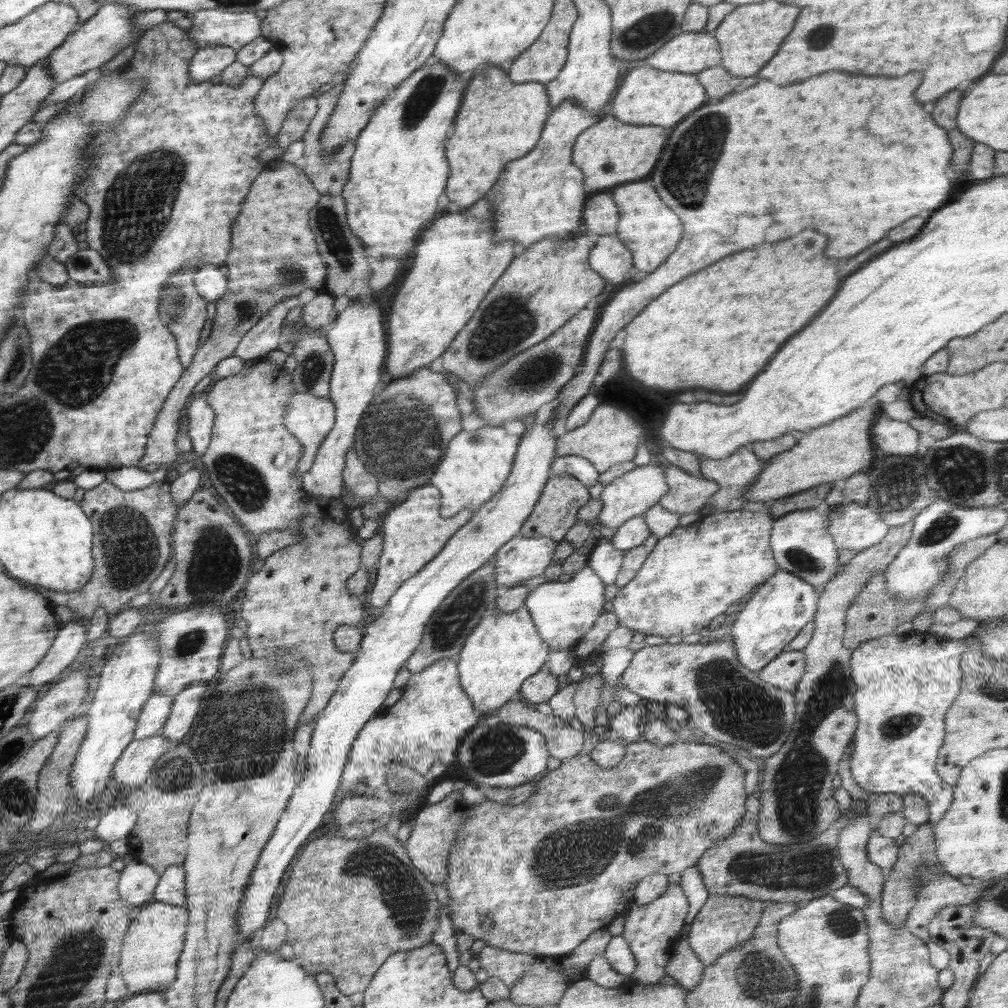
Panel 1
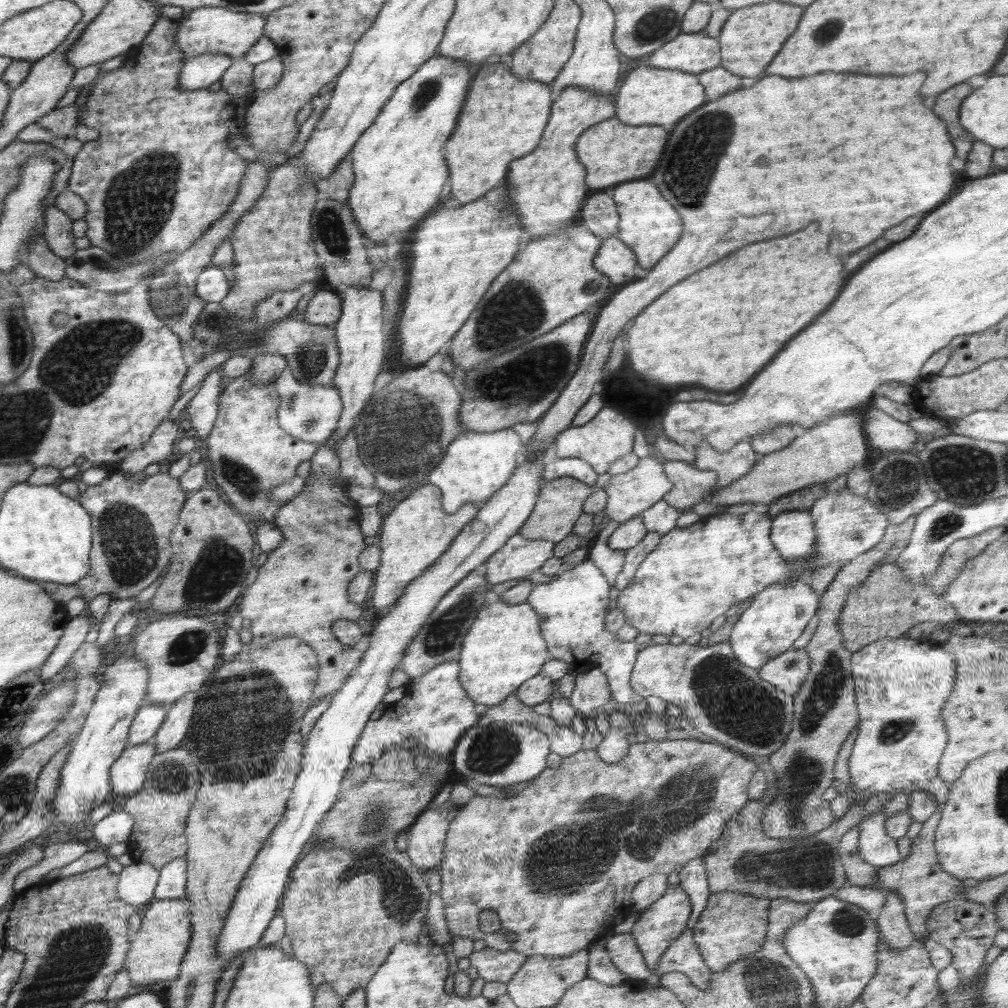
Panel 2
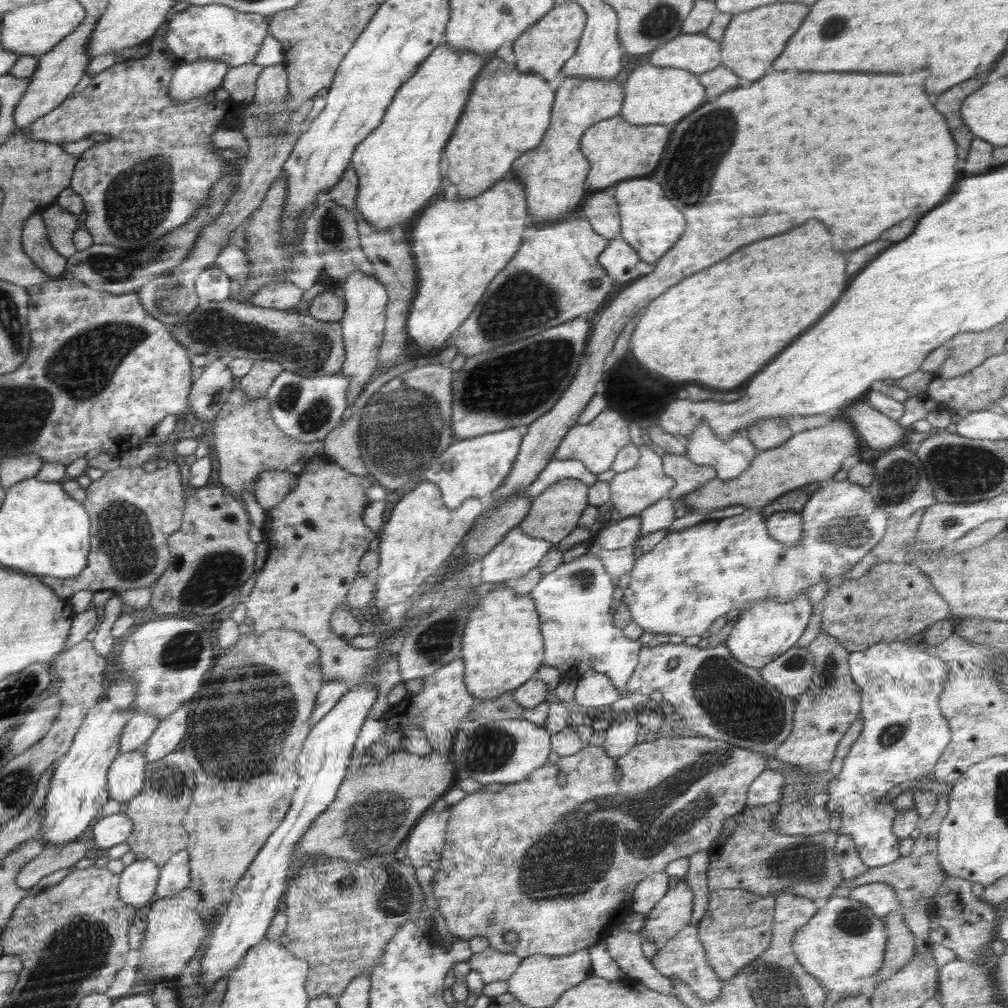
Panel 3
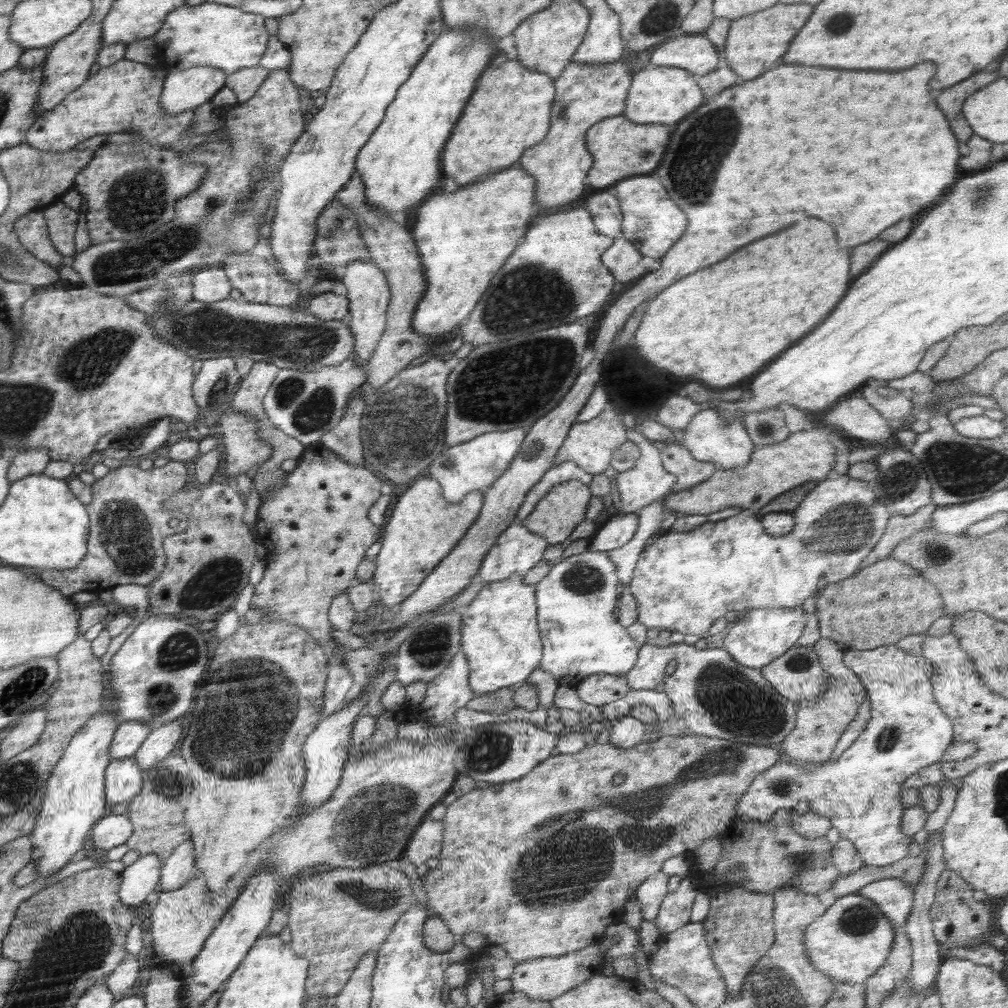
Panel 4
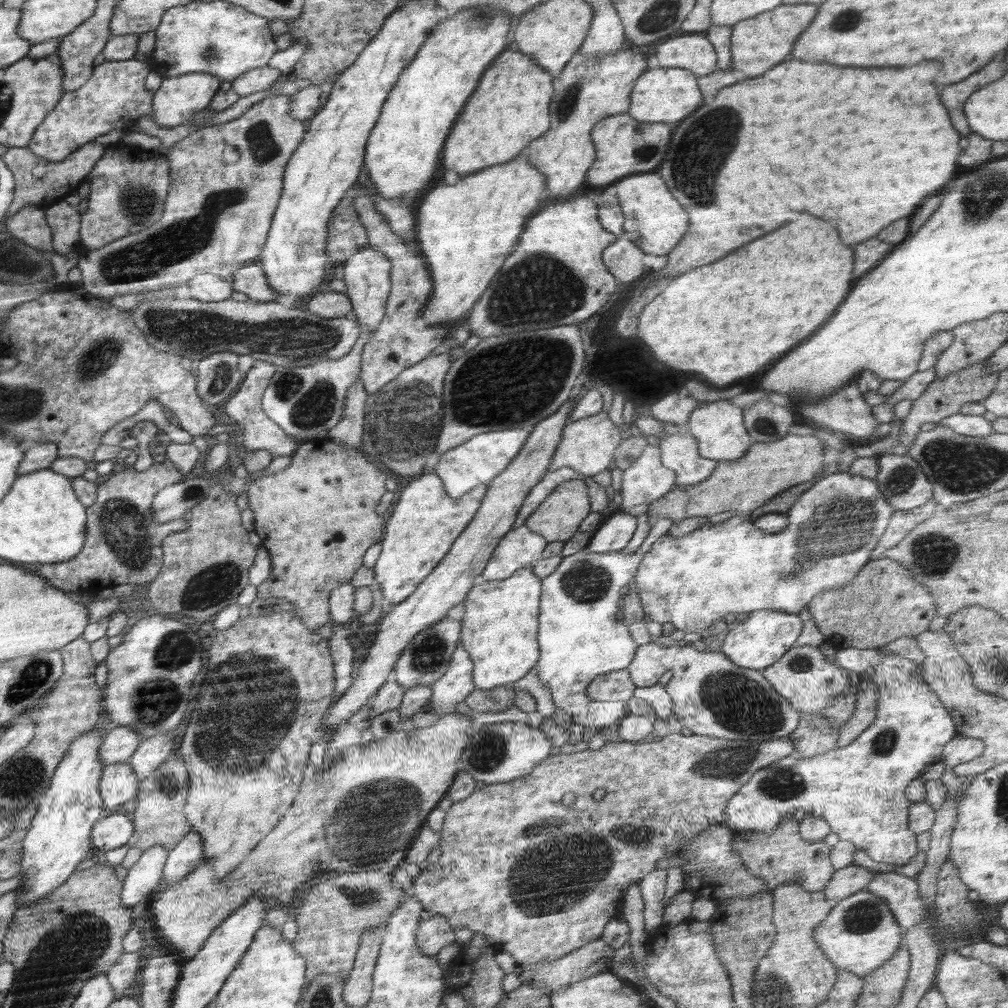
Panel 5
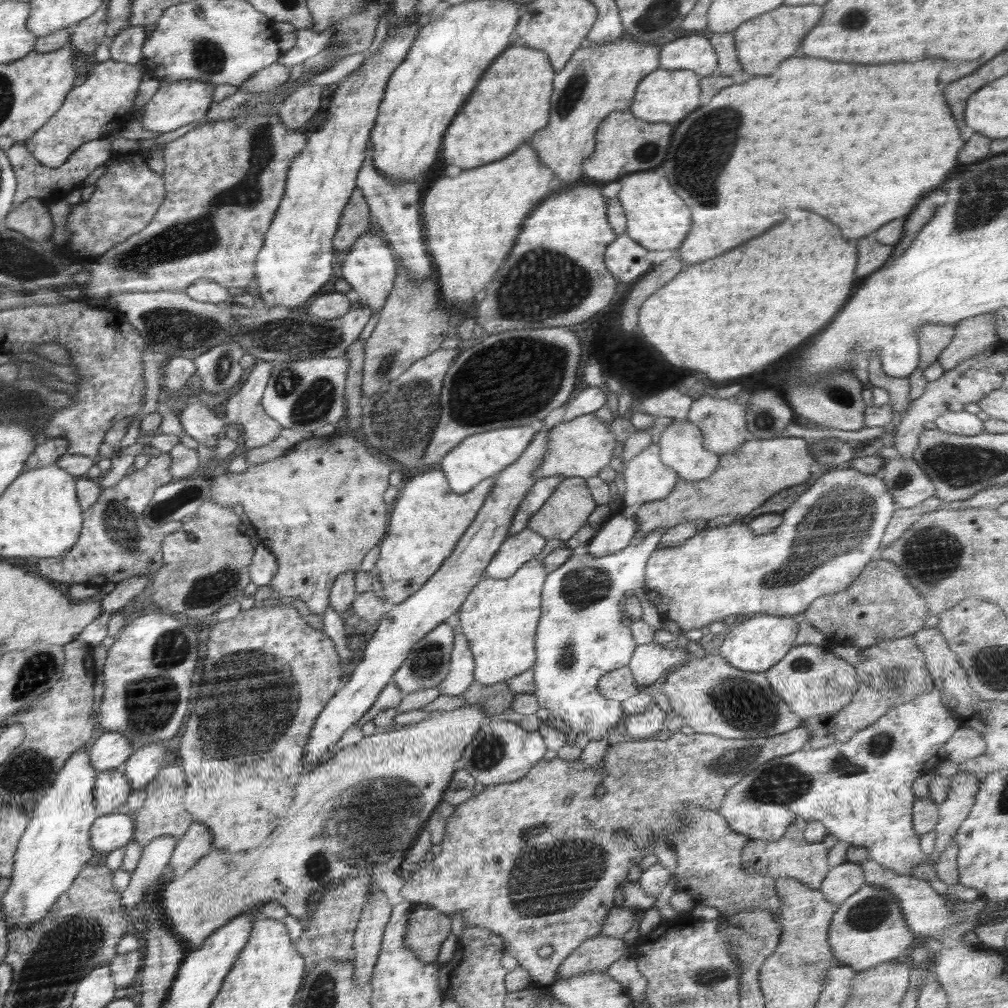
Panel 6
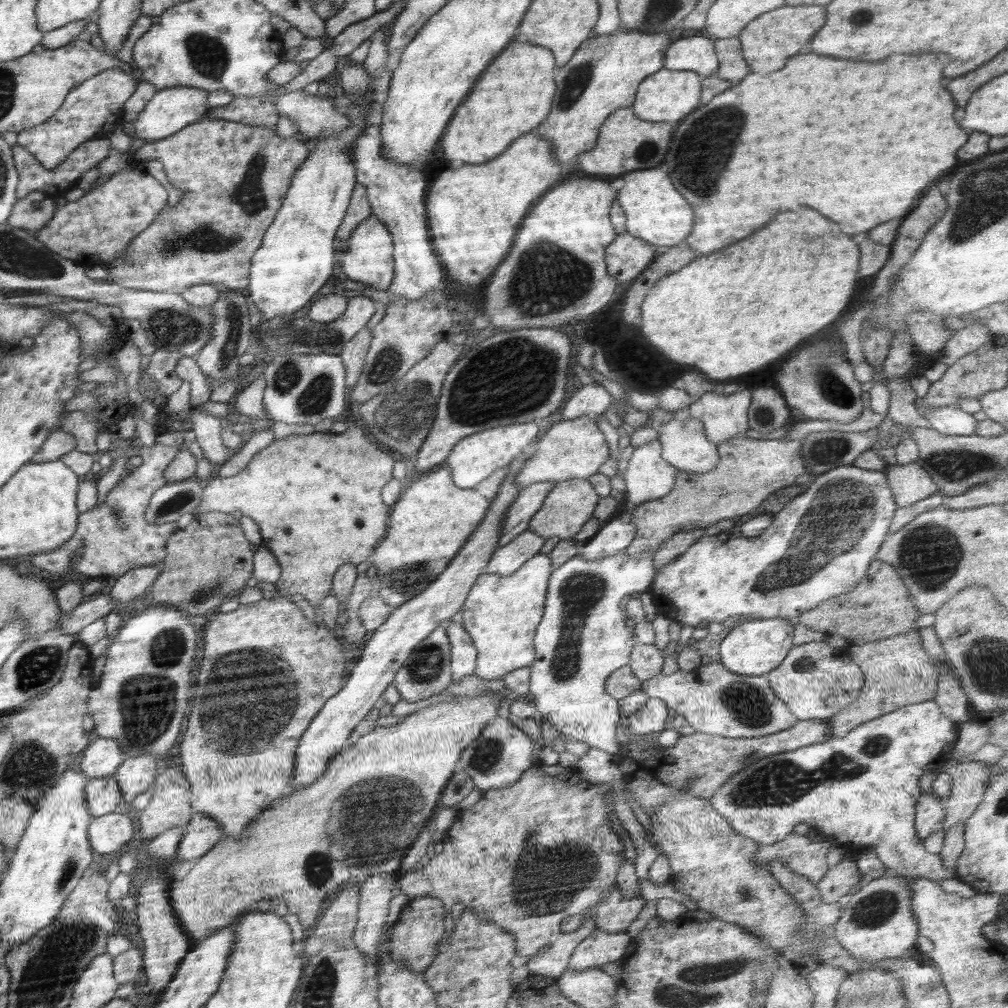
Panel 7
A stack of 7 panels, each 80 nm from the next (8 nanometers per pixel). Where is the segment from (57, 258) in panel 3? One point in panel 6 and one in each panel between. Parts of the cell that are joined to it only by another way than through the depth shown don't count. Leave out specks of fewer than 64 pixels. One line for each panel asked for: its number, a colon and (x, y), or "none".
4: (31, 228)
5: (29, 225)
6: (31, 218)

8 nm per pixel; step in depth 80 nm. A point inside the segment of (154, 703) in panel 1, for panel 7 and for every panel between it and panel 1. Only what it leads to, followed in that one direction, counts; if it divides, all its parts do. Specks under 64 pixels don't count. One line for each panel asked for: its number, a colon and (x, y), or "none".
2: (149, 719)
3: (139, 729)
4: (130, 735)
5: (119, 744)
6: (110, 750)
7: (102, 758)

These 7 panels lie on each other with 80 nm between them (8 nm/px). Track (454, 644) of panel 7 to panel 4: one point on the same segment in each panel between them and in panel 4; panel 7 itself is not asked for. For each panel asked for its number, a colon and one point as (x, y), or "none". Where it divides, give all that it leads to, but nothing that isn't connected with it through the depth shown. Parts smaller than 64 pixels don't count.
4: (448, 692)
5: (456, 683)
6: (462, 664)

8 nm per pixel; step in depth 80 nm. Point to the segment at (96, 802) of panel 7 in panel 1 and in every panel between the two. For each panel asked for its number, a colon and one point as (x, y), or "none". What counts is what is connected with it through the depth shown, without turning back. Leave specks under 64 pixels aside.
1: (137, 760)
2: (128, 774)
3: (126, 775)
4: (123, 777)
5: (120, 784)
6: (112, 788)

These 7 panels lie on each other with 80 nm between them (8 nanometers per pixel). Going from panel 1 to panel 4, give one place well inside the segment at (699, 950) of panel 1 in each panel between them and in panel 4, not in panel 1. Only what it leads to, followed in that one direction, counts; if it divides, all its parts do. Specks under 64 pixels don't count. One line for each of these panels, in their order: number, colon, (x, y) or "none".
2: (733, 924)
3: (737, 927)
4: (739, 929)

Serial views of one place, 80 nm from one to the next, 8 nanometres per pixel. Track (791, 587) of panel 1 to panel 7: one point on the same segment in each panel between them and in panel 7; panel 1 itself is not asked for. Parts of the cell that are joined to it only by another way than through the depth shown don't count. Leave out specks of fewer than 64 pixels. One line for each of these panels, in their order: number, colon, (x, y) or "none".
2: (777, 616)
3: (768, 629)
4: (759, 636)
5: (760, 638)
6: (756, 643)
7: (758, 646)

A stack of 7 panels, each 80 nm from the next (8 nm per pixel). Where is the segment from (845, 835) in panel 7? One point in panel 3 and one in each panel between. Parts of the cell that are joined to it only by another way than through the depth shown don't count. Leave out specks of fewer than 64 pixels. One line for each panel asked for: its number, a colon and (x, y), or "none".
3: (904, 733)
4: (859, 791)
5: (858, 789)
6: (861, 789)

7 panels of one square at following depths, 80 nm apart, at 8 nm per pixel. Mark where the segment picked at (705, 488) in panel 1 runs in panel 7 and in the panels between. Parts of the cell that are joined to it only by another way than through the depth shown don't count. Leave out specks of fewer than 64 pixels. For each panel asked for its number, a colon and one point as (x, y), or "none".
2: (690, 485)
3: (688, 477)
4: (676, 459)
5: (679, 453)
6: (681, 444)
7: (684, 445)

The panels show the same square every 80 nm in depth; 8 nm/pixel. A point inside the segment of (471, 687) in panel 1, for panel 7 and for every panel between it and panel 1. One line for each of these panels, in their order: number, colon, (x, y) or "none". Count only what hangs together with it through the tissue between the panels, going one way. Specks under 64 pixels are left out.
2: (504, 647)
3: (502, 646)
4: (500, 637)
5: (499, 628)
6: (499, 618)
7: (501, 613)

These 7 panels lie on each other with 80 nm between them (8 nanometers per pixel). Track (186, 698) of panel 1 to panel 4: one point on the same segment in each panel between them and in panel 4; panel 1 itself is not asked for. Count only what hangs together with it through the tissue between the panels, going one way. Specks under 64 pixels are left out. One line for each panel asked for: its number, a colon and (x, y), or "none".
2: (177, 722)
3: (169, 733)
4: (161, 742)

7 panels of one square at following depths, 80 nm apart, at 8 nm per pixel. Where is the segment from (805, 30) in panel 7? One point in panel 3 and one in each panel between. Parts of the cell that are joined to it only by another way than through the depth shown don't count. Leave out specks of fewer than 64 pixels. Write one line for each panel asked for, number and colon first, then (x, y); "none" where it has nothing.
3: (752, 40)
4: (755, 43)
5: (757, 44)
6: (762, 43)

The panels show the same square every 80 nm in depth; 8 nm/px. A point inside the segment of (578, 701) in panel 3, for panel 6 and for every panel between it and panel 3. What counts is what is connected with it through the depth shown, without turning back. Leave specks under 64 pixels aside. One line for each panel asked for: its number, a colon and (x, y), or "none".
4: (597, 689)
5: (615, 686)
6: (618, 685)

